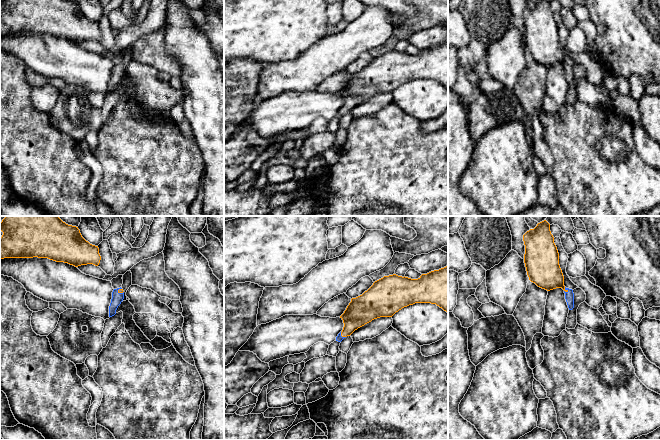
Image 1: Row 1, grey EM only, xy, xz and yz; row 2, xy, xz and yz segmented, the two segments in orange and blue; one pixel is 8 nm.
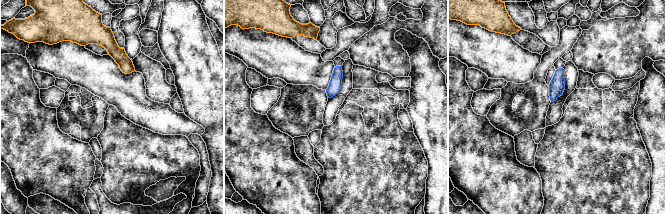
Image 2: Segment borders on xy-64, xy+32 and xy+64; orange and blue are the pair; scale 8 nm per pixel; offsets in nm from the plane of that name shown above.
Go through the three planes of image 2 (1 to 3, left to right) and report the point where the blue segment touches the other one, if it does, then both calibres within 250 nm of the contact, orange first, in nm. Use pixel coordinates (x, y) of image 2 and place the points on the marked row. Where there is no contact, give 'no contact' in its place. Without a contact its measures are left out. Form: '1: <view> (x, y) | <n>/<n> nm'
1: no contact
2: no contact
3: no contact

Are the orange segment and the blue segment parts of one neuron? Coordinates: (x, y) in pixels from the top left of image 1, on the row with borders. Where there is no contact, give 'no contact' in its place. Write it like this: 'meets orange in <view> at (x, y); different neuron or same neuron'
meets orange in yz at (565, 290); same neuron

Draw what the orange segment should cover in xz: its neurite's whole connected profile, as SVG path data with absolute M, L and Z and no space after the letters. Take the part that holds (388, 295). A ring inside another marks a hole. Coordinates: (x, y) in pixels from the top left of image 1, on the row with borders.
M448 266L427 274L422 274L418 279L393 274L375 281L362 295L351 299L346 310L340 316L344 327L336 337L336 341L341 342L355 330L374 319L392 317L402 308L415 303L436 304L448 313Z

